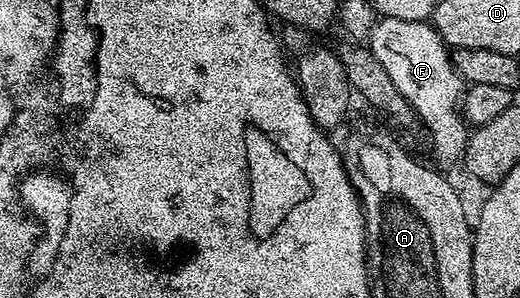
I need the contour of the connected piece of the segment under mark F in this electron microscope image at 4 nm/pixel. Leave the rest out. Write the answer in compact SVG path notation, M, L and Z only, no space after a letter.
M381 17L368 31L366 45L374 52L378 64L386 68L386 76L394 80L394 88L412 106L419 125L429 130L428 138L437 160L443 164L461 161L470 133L460 111L466 83L452 62L448 43L431 21Z

